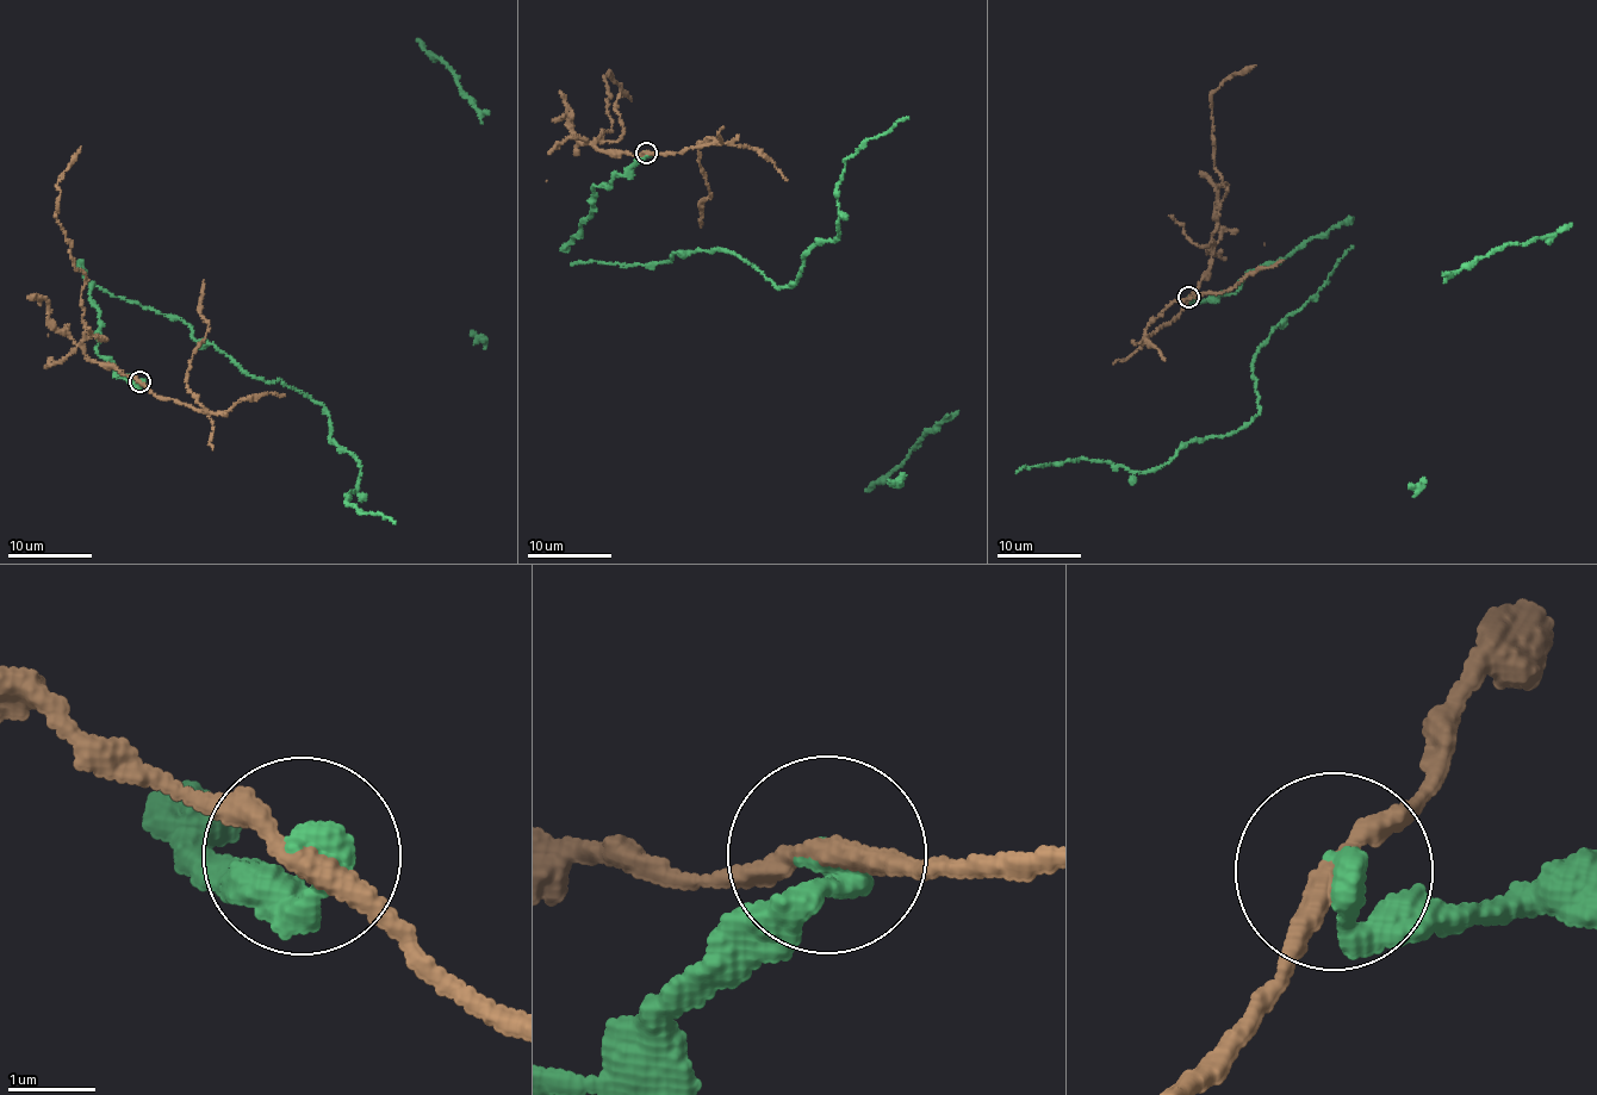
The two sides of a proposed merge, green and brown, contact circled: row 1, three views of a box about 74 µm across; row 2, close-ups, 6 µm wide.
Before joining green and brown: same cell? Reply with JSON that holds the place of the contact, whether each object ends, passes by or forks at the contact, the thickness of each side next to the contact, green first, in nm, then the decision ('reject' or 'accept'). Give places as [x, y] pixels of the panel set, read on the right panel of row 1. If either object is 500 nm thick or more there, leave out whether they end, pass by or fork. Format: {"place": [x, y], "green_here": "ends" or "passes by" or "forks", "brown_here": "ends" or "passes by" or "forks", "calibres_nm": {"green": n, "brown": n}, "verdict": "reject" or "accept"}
{"place": [1188, 297], "green_here": "ends", "brown_here": "passes by", "calibres_nm": {"green": 360, "brown": 240}, "verdict": "reject"}

